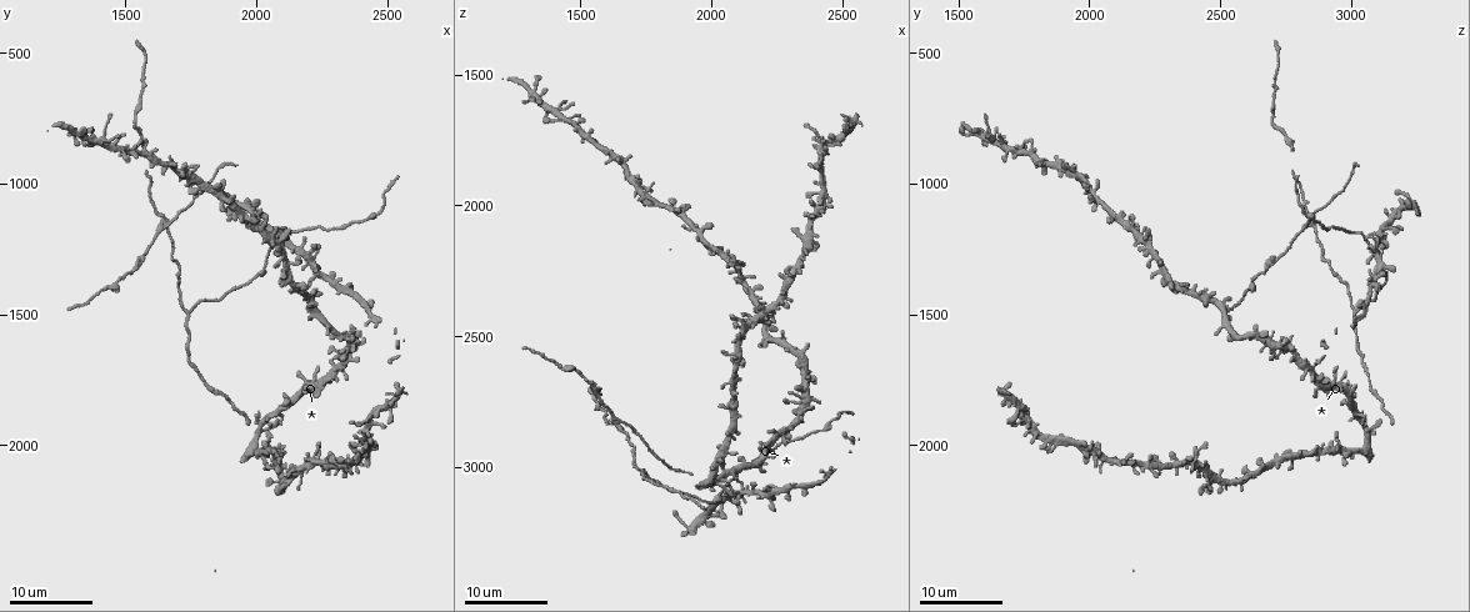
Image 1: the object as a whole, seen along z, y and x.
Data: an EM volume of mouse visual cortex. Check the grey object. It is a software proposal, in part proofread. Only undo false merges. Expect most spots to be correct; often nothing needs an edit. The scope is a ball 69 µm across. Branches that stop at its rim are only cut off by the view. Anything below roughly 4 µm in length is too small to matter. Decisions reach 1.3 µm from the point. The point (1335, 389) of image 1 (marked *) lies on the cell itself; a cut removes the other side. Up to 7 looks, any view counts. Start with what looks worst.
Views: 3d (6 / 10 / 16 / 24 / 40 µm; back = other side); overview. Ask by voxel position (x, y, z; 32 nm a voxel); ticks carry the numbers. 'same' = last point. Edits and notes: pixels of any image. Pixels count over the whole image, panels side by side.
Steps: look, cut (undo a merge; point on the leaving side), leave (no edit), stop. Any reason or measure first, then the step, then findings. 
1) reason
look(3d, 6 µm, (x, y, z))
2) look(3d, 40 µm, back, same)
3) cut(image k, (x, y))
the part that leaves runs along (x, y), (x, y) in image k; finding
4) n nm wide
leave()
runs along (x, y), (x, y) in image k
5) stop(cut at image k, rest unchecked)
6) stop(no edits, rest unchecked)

four or more arms meet
look(3d, 24 µm, (1640, 1150, 2840))

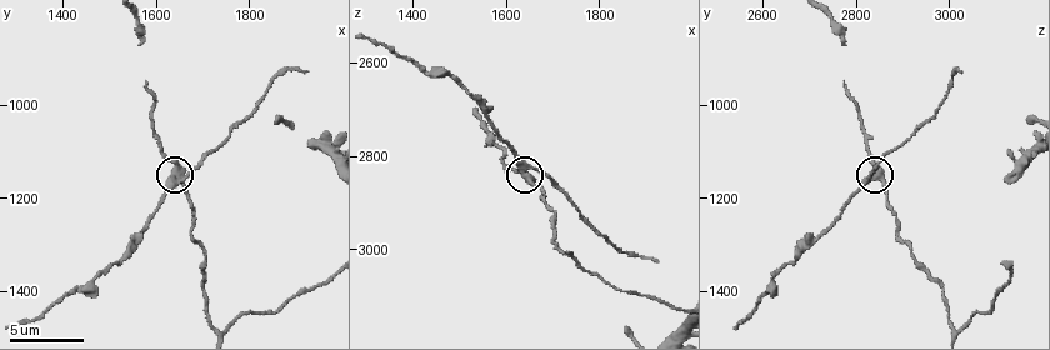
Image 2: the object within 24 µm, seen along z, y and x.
closer look
look(3d, 6 µm, (1635, 1140, 2840))

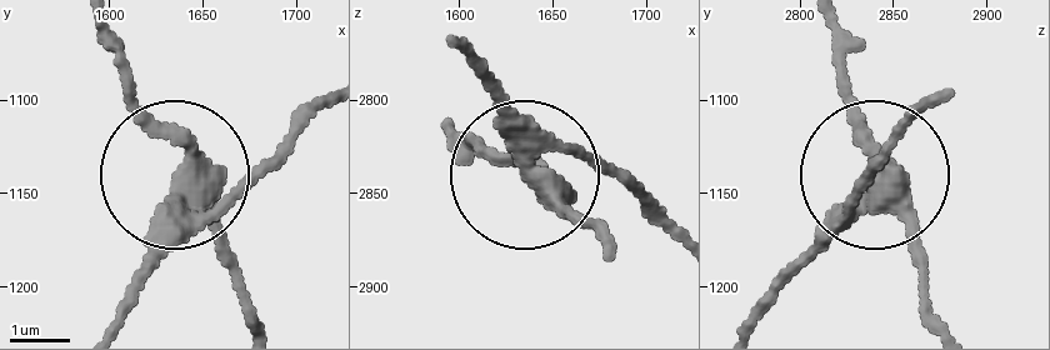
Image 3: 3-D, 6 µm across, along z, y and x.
380 nm wide
cut(image 3, (150, 256))
the part that leaves runs along (176, 198), (171, 253), (116, 328) in image 3; a second cell is stuck on

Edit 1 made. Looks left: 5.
a fork
look(3d, 24 µm, (1730, 1490, 3010))

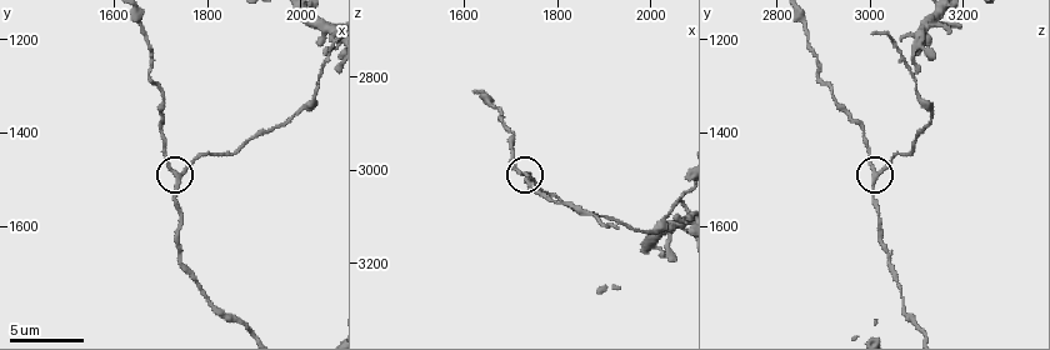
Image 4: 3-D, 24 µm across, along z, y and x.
look(3d, 10 µm, (1745, 1485, 3015))

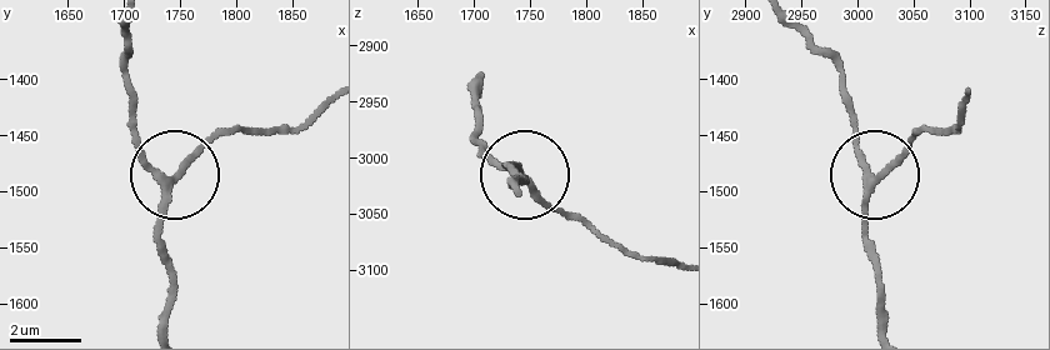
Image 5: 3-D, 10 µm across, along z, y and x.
190 nm wide
leave()
continuous, no second cell

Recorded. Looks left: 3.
look(3d, 24 µm, (2120, 2140, 2450))

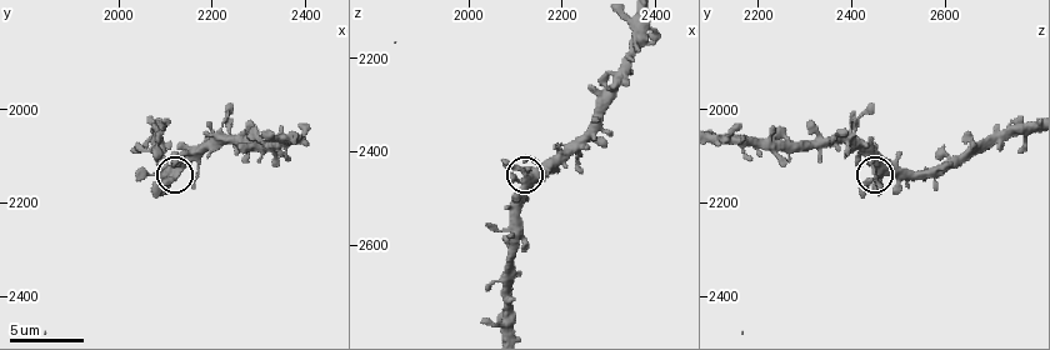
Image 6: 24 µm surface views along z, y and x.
look(3d, 10 µm, (2130, 2135, 2455))

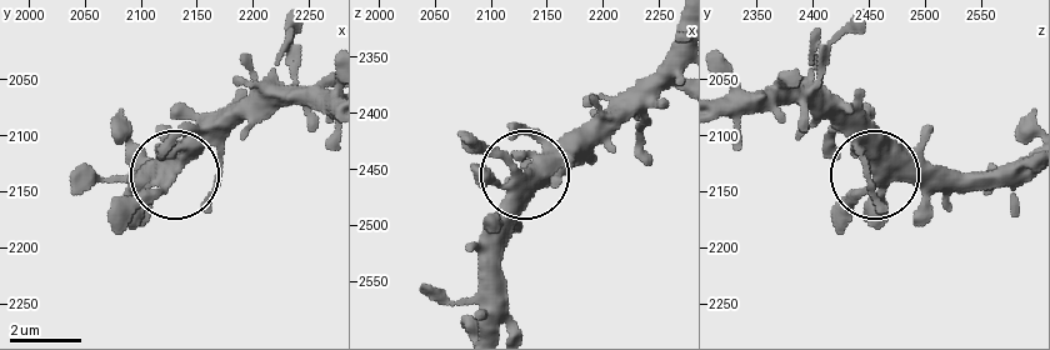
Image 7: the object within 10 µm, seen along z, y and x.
390 nm wide
leave()
runs along (1028, 153), (983, 174), (885, 174), (843, 233) in image 7; all the same cell

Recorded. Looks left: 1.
stop(cut at image 3, rest unchecked)

